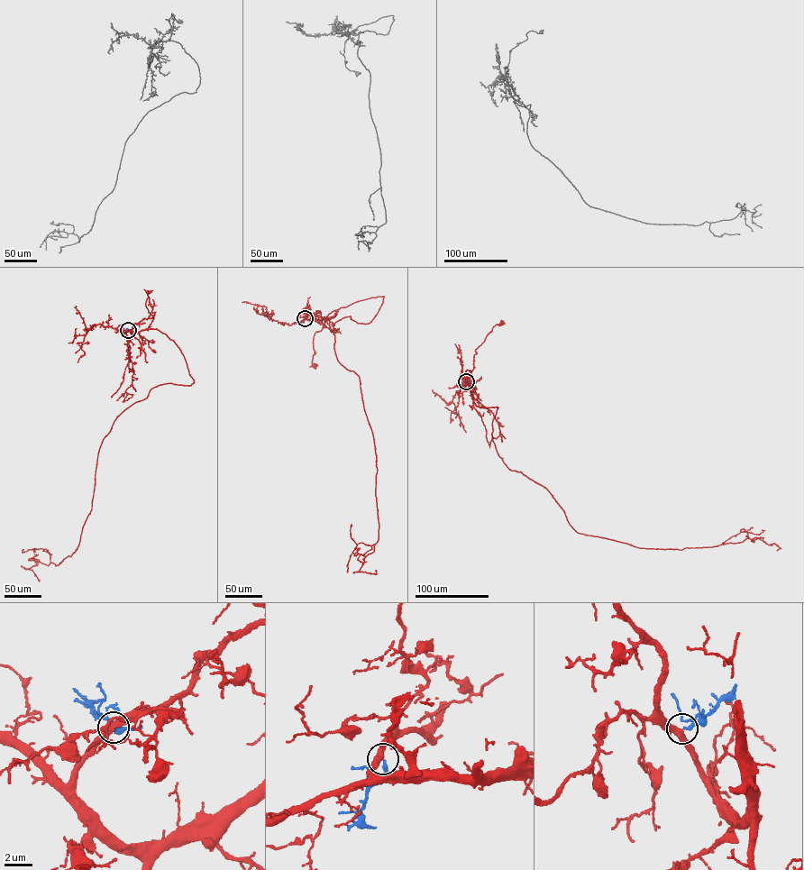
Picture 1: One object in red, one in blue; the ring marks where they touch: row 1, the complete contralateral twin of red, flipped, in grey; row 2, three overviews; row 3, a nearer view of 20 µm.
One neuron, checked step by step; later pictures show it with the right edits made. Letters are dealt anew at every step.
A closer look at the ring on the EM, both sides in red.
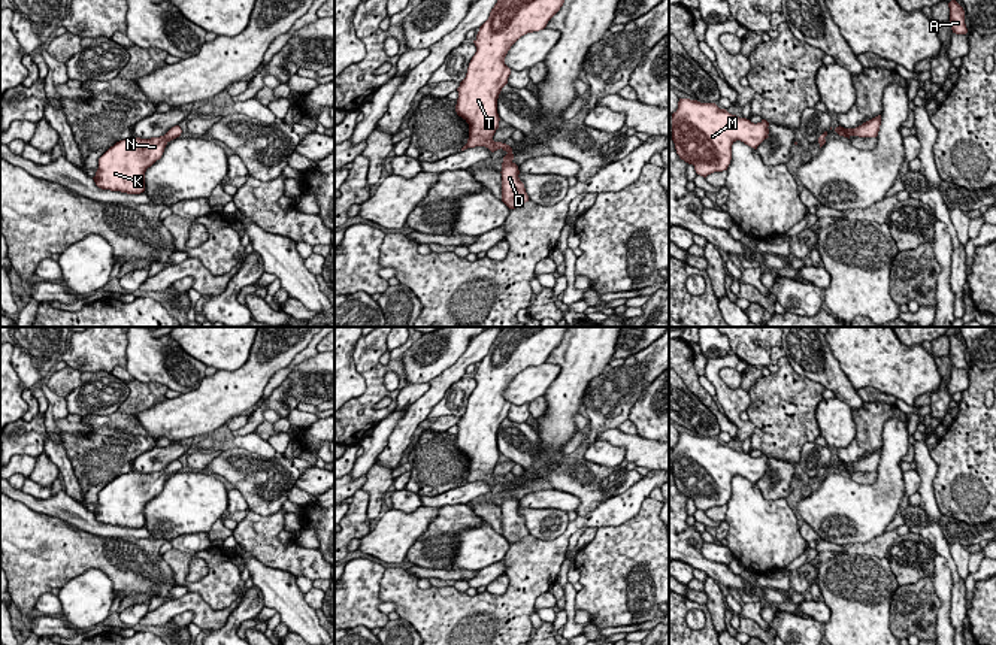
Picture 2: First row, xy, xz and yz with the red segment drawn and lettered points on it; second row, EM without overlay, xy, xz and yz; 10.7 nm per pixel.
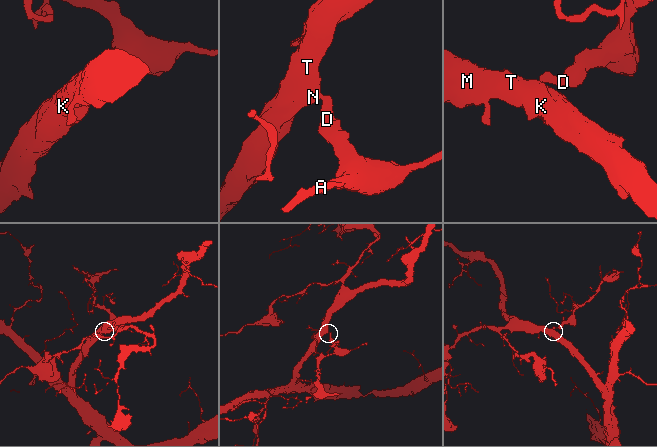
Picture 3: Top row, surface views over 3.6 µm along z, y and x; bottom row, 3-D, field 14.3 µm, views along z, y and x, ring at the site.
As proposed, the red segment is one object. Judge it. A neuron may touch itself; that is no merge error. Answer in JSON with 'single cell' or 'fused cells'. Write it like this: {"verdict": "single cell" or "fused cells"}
{"verdict": "single cell"}

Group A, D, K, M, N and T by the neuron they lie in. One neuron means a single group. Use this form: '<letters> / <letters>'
A D K M N T

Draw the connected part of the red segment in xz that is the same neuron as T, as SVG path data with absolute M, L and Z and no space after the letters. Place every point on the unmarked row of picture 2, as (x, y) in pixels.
M503 327L479 361L473 375L476 387L472 391L466 412L460 417L455 446L469 458L469 473L461 485L485 481L491 487L503 484L508 488L502 497L502 536L515 543L529 536L518 500L512 496L512 482L494 476L499 463L497 433L508 418L511 403L505 391L511 381L524 369L544 364L560 345L569 327Z

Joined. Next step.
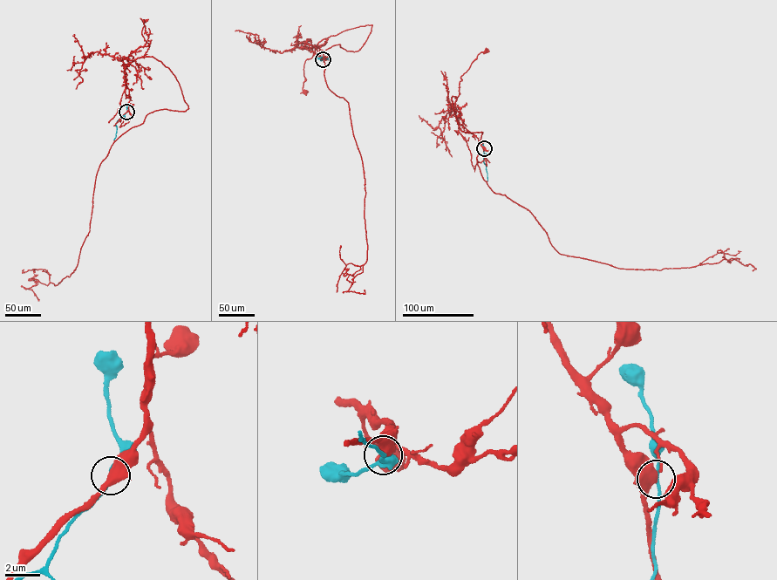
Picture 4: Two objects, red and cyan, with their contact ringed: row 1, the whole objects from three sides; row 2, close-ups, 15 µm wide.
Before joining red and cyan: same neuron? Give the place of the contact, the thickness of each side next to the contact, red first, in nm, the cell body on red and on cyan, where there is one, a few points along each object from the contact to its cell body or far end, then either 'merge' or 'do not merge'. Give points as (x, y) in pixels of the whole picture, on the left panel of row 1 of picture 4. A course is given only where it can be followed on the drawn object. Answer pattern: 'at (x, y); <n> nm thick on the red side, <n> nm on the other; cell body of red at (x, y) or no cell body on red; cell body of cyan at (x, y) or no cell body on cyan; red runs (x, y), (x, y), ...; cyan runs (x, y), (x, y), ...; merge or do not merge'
at (126, 112); 480 nm thick on the red side, 150 nm on the other; cell body of red at (144, 21); no cell body on cyan; red runs (126, 112), (130, 97), (125, 71), (126, 65), (144, 55), (149, 46), (141, 33), (144, 21); cyan runs (126, 112), (116, 124), (113, 139); merge

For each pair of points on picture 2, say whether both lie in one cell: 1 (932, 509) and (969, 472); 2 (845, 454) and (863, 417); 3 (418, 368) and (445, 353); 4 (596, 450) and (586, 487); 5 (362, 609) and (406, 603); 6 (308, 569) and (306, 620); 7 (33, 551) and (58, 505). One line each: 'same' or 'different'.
1: different
2: same
3: same
4: different
5: different
6: different
7: different

